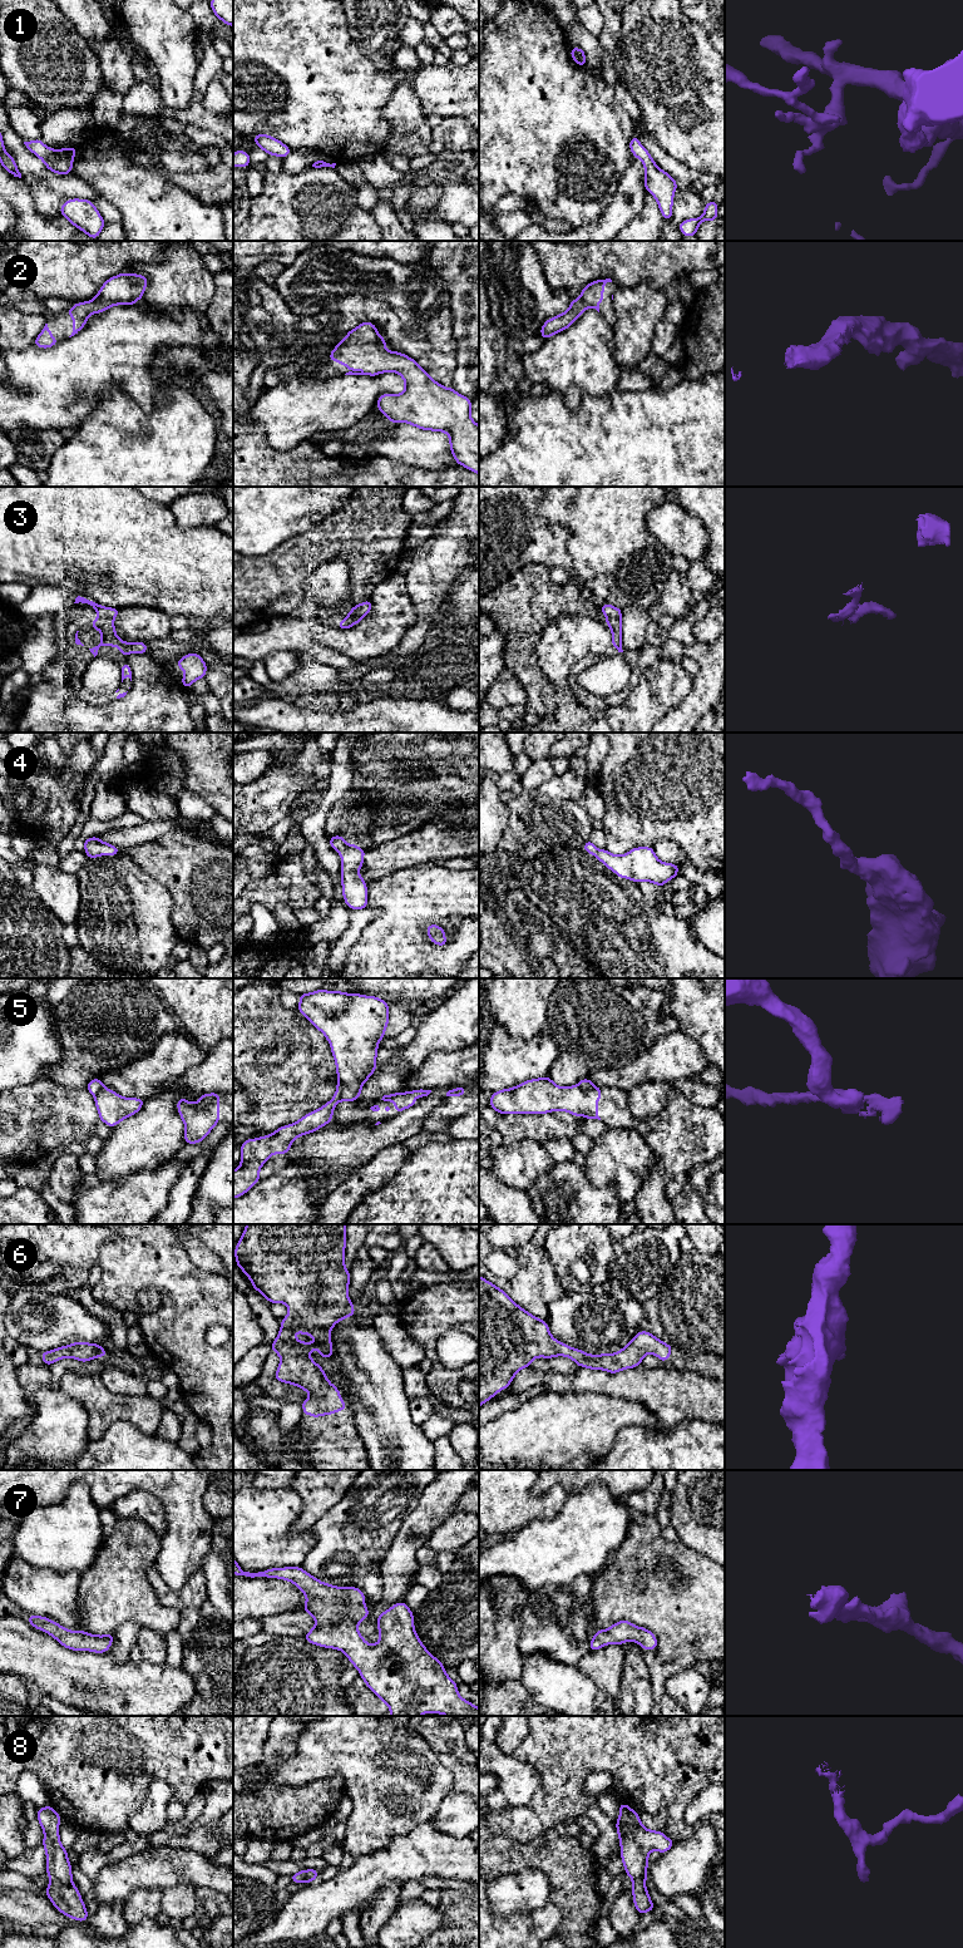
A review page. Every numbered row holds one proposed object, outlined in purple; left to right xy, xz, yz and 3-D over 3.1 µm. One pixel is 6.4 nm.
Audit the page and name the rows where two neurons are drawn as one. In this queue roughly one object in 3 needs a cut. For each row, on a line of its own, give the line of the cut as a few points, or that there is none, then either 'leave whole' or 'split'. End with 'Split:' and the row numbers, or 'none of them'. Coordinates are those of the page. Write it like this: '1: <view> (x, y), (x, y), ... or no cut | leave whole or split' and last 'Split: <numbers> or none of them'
1: no cut | leave whole
2: no cut | leave whole
3: xy (99, 615), (112, 620) | split
4: no cut | leave whole
5: xz (339, 1080), (341, 1084), (340, 1100) | split
6: no cut | leave whole
7: no cut | leave whole
8: no cut | leave whole
Split: 3, 5

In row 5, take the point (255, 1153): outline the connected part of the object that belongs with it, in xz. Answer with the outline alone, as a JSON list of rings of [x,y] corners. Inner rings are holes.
[[[337,1081],[334,1098],[320,1109],[310,1111],[290,1125],[278,1128],[270,1135],[245,1140],[241,1144],[241,1164],[233,1170],[233,1199],[243,1195],[260,1182],[260,1169],[271,1155],[287,1155],[296,1138],[313,1133],[331,1123],[341,1091],[342,1084]]]

